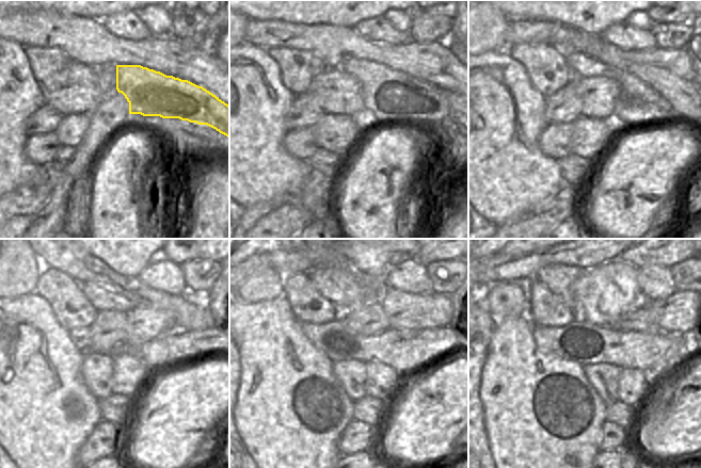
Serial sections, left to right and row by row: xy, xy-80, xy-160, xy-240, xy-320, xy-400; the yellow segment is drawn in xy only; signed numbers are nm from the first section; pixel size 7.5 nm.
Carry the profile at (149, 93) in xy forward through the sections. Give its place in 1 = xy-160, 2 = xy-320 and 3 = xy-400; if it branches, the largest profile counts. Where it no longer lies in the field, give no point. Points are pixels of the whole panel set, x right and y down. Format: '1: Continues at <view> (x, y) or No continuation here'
1: Continues at xy-160 (637, 103)
2: Continues at xy-320 (341, 288)
3: Continues at xy-400 (558, 278).

